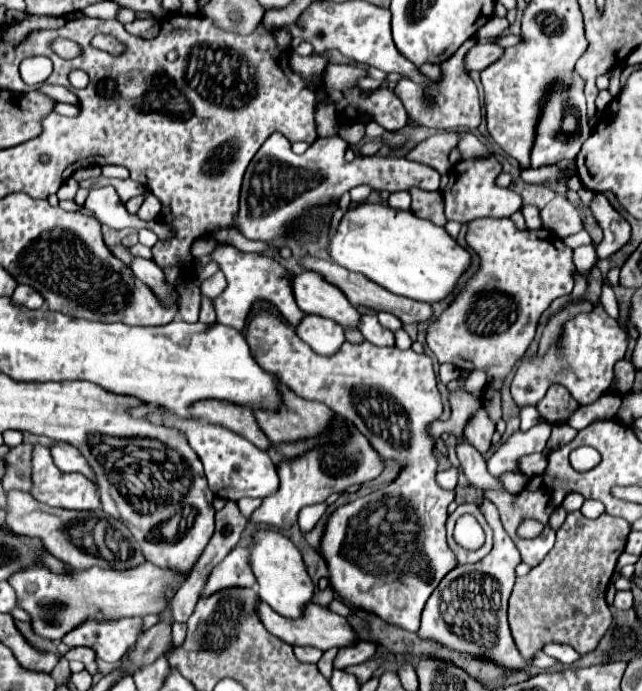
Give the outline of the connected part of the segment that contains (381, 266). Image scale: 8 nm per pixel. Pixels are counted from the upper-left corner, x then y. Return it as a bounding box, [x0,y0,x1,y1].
[326,203,470,303]

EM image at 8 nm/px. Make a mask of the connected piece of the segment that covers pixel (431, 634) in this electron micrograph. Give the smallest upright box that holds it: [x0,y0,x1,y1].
[418,501,526,669]

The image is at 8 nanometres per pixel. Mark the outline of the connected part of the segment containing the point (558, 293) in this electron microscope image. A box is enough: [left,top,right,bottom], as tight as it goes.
[426,219,574,391]

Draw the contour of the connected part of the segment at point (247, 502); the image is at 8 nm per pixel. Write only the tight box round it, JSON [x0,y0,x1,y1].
[238,497,262,519]

